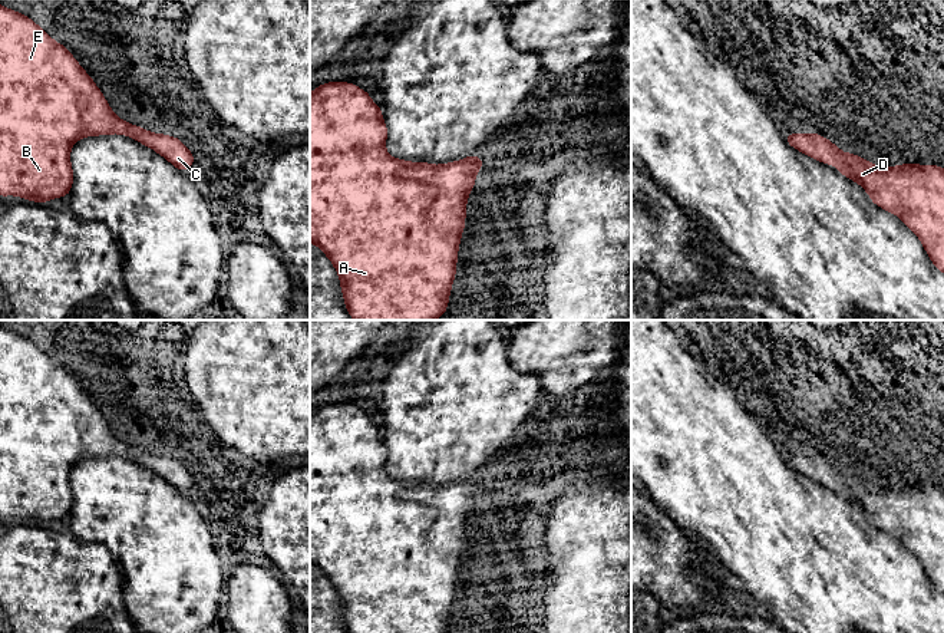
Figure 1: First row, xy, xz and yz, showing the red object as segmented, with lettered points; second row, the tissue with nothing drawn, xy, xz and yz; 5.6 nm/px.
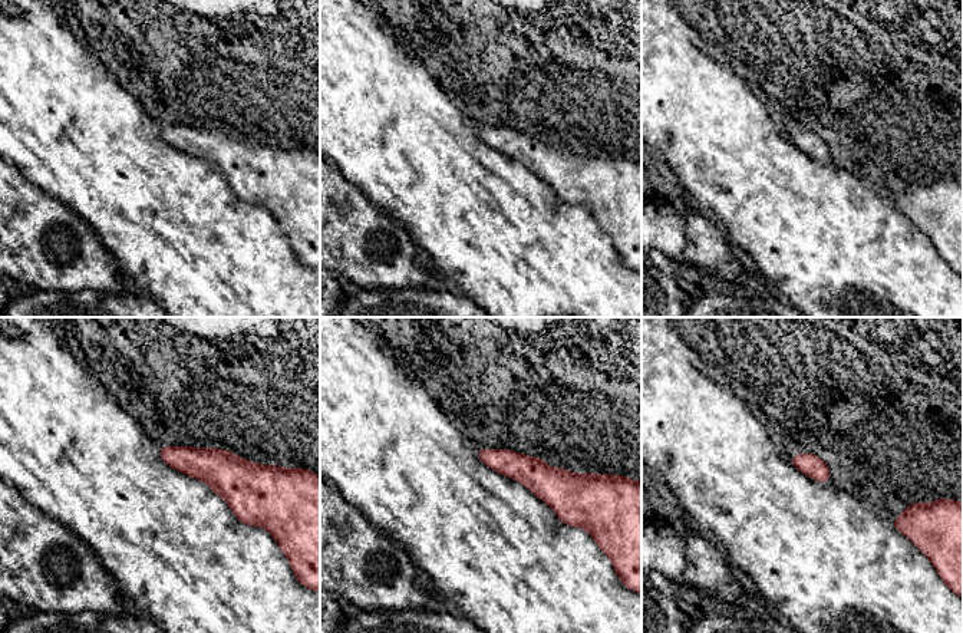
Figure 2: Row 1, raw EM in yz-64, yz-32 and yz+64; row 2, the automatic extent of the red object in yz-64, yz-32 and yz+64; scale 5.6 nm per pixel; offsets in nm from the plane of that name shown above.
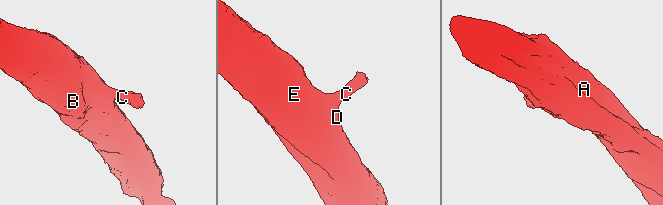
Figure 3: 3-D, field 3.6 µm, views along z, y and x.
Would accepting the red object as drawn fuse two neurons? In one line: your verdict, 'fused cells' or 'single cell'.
single cell

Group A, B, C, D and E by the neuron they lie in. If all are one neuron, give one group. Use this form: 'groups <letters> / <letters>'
groups A B C D E

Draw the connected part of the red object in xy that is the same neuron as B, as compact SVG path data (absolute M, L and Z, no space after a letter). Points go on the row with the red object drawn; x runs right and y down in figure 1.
M0 6L0 195L17 195L36 202L69 195L73 184L70 148L80 138L110 133L121 133L139 141L181 171L194 165L194 155L181 139L152 133L119 119L66 46L56 43L32 19Z

